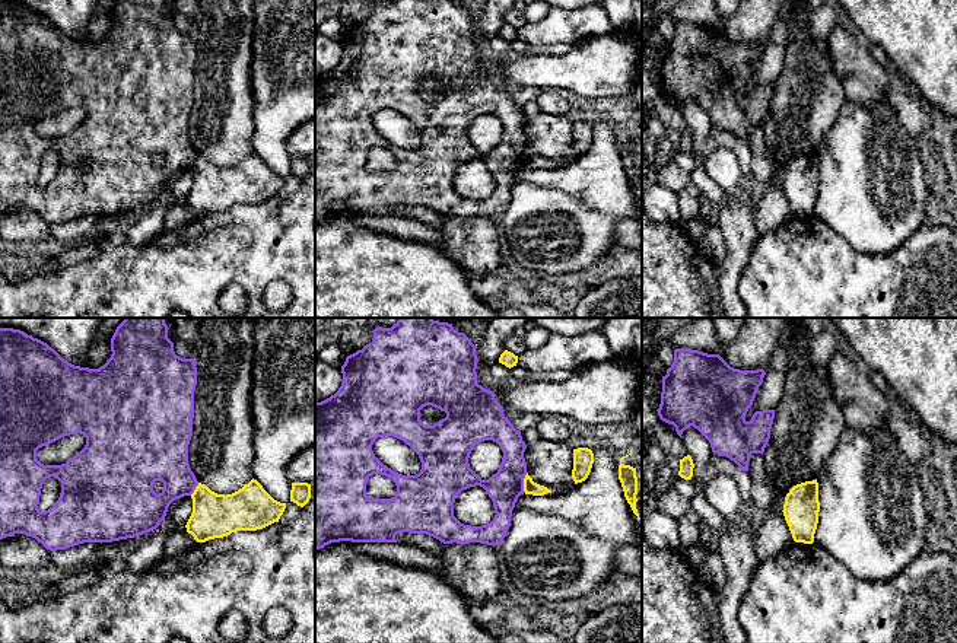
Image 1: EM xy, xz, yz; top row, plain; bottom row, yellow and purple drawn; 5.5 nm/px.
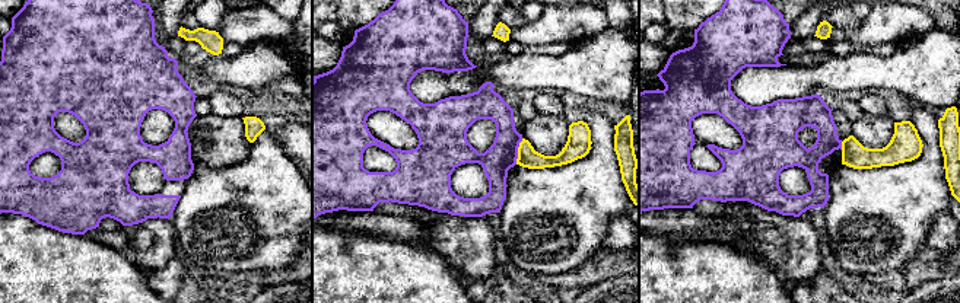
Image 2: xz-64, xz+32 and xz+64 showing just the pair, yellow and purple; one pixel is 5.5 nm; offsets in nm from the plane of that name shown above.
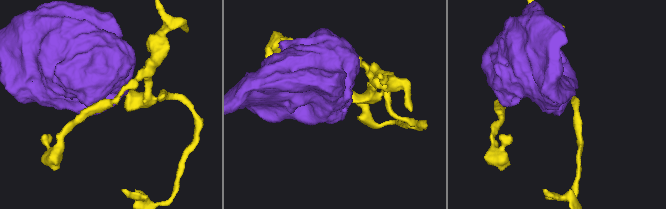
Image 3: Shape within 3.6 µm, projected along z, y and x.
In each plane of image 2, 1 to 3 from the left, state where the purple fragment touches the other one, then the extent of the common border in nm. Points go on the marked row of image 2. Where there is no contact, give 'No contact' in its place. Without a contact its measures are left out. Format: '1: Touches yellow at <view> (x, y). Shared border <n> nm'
1: No contact
2: Touches yellow at xz+32 (518, 152). Shared border 150 nm
3: Touches yellow at xz+64 (842, 146). Shared border 50 nm

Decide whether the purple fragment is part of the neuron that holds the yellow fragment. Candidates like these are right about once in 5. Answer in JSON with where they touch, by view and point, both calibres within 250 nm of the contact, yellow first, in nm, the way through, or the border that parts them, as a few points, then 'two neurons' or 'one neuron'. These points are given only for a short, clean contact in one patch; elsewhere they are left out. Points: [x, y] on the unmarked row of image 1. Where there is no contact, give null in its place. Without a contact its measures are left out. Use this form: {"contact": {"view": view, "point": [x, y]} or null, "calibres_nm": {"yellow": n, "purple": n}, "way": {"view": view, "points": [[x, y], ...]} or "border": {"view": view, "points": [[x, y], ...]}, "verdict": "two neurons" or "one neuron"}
{"contact": {"view": "xz", "point": [524, 156]}, "calibres_nm": {"yellow": 80, "purple": 190}, "border": {"view": "xz", "points": [[527, 146], [524, 165]]}, "verdict": "two neurons"}

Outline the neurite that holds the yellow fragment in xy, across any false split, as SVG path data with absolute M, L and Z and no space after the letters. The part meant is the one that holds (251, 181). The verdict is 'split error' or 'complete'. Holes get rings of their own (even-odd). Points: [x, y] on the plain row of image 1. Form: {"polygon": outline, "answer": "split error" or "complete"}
{"polygon": "M257 153L232 168L217 168L198 156L193 187L185 198L197 216L223 211L236 204L257 204L279 195L286 176L274 174Z", "answer": "complete"}

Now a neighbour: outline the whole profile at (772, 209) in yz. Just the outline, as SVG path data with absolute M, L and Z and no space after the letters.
M772 181L766 188L759 191L754 207L754 226L759 236L776 229L792 216L794 211L783 185Z

